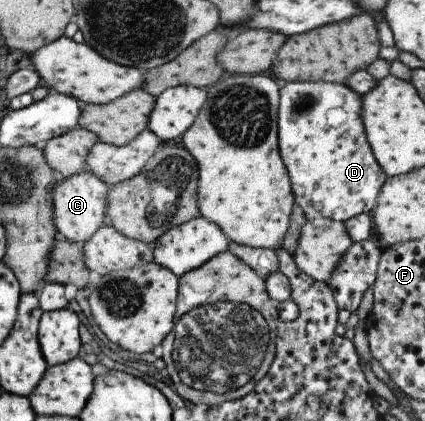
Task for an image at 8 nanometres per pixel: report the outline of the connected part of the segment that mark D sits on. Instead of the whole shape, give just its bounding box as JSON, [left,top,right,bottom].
[277,81,387,222]

